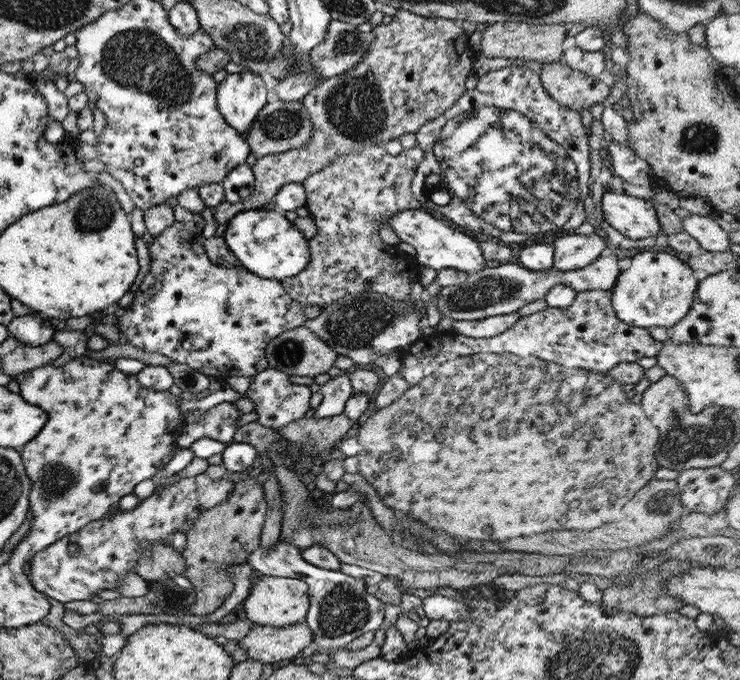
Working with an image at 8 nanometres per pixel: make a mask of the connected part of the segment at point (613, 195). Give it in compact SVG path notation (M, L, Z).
M618 190L605 191L600 209L601 218L625 238L641 240L659 232L660 224L655 209L645 199L627 196Z

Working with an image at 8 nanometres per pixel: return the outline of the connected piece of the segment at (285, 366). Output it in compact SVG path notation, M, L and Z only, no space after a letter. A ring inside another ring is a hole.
M299 326L272 338L264 348L268 367L304 379L327 372L337 354L307 328Z

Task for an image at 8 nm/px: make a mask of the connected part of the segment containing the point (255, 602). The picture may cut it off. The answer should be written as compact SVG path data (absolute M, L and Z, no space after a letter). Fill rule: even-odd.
M261 576L252 584L247 597L240 605L242 617L248 618L253 625L285 627L297 622L302 622L308 610L309 588L305 582L295 578L283 578L273 576Z

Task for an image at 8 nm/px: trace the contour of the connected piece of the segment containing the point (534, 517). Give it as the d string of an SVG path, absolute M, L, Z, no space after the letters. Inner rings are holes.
M511 353L469 354L444 362L433 372L433 375L405 389L397 400L385 408L377 409L368 418L357 419L352 435L361 445L359 454L356 454L358 458L356 472L375 489L380 501L386 507L393 512L401 510L413 520L421 520L421 524L435 530L443 530L457 538L499 540L499 542L511 538L511 534L539 534L543 530L551 530L551 526L559 526L559 522L563 522L559 514L567 510L567 502L575 502L573 504L575 514L599 514L597 528L623 518L629 500L651 480L651 476L657 470L655 454L657 440L659 440L659 432L644 415L640 405L629 402L621 385L607 374L567 368L545 362L536 356L521 358Z

